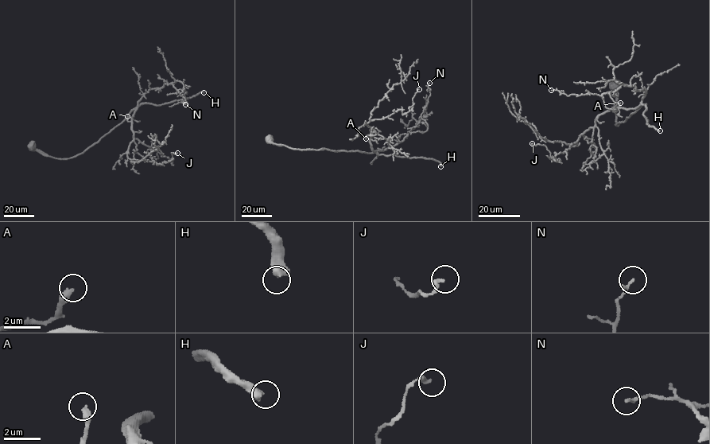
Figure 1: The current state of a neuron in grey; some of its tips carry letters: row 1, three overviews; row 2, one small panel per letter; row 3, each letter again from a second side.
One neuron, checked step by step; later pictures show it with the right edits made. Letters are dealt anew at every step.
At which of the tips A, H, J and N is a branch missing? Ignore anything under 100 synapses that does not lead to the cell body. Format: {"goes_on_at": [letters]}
{"goes_on_at": ["H"]}

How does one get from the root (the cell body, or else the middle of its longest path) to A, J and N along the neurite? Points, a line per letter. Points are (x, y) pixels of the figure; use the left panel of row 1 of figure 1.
A: (32, 146), (56, 158), (75, 157), (121, 123), (136, 107), (130, 122), (127, 120), (127, 116)
J: (32, 146), (56, 158), (75, 157), (136, 107), (129, 158), (162, 165), (172, 158), (171, 153), (177, 153)
N: (32, 146), (56, 158), (76, 156), (121, 123), (149, 90), (164, 83), (172, 83), (184, 97), (185, 104)

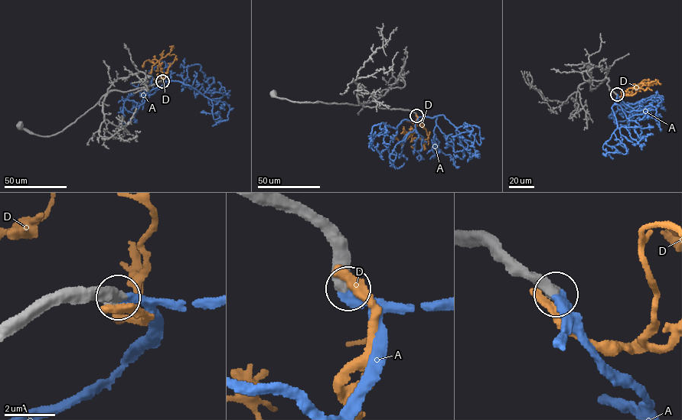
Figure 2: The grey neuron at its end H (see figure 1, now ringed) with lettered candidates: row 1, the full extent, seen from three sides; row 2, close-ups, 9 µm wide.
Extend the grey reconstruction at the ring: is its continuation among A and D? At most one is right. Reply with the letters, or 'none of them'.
A

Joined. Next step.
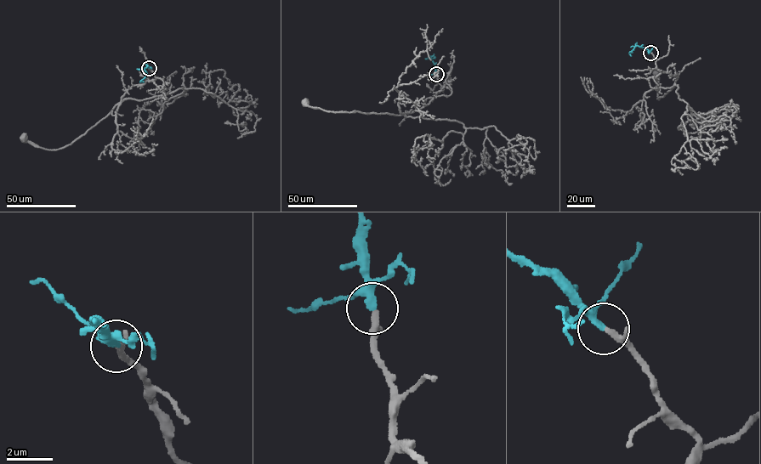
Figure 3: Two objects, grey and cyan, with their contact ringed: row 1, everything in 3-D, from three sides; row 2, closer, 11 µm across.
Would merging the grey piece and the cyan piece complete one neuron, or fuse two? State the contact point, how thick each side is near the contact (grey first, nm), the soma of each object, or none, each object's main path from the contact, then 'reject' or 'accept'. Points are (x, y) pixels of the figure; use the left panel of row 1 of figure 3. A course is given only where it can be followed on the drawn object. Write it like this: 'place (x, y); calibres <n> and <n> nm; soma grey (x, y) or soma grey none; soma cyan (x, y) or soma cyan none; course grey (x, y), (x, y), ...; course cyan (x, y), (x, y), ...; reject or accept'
place (149, 68); calibres 200 and 240 nm; soma grey (24, 138); soma cyan none; course grey (149, 68), (156, 78), (132, 87), (105, 116), (70, 144), (58, 149), (46, 149), (24, 138); course cyan (149, 68), (144, 69), (146, 75), (141, 81), (144, 82); accept

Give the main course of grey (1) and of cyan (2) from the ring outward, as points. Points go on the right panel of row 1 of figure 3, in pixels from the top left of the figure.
1: (650, 53), (655, 59), (658, 70), (675, 74), (678, 78), (674, 87), (659, 99), (657, 73)
2: (650, 53), (636, 46), (629, 53), (631, 55)

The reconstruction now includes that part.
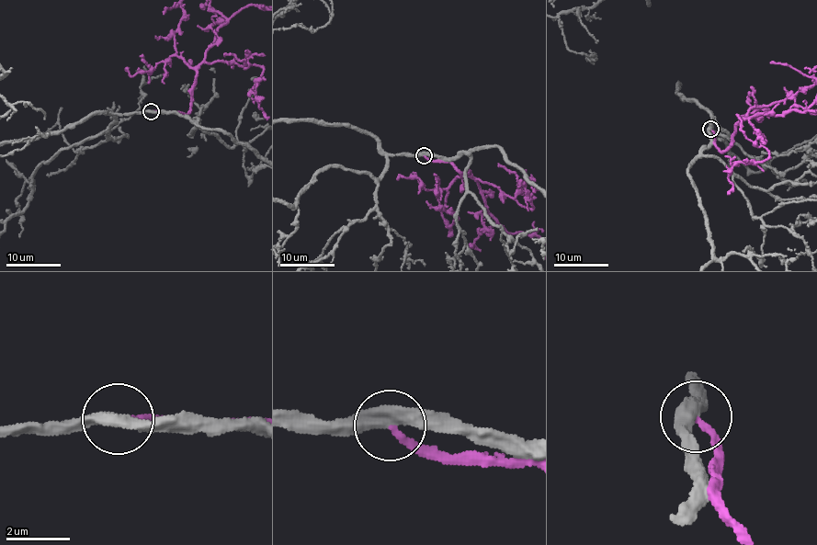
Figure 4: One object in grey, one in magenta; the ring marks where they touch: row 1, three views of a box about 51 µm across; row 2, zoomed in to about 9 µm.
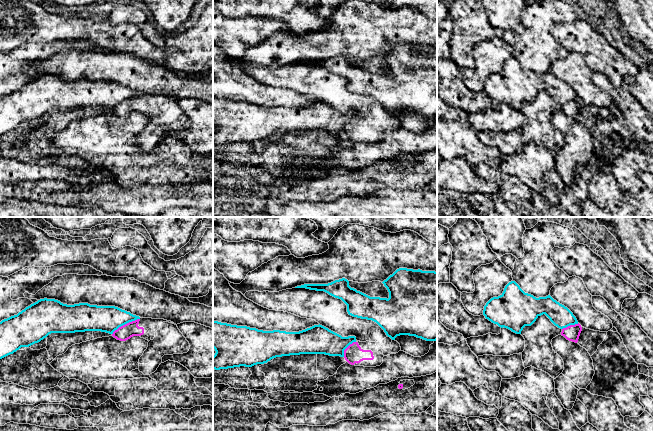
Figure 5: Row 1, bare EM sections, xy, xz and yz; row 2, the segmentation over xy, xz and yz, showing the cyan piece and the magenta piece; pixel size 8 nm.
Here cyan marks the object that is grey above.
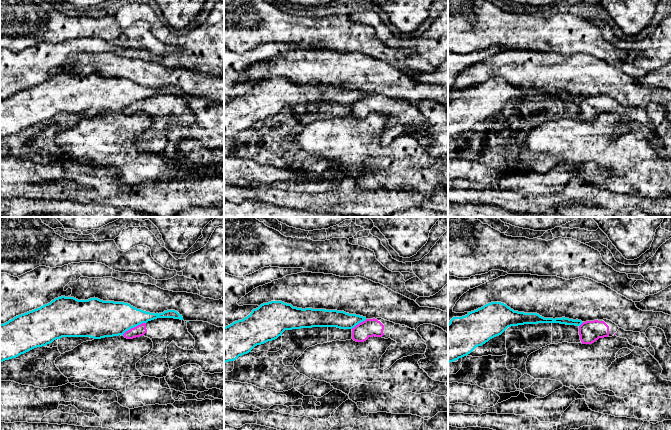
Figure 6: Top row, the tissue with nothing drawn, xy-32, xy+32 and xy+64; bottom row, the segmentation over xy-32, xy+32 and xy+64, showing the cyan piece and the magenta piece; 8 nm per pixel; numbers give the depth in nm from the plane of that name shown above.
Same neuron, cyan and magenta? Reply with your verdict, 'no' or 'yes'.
no

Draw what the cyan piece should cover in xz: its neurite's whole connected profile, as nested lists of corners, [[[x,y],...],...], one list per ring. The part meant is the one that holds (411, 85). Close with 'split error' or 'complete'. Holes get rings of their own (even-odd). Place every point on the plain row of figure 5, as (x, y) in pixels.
[[[399,44],[382,58],[389,74],[370,73],[349,62],[345,54],[328,60],[304,60],[295,64],[324,67],[341,75],[347,81],[349,91],[376,98],[388,113],[409,111],[426,117],[437,116],[437,48]]]; complete

